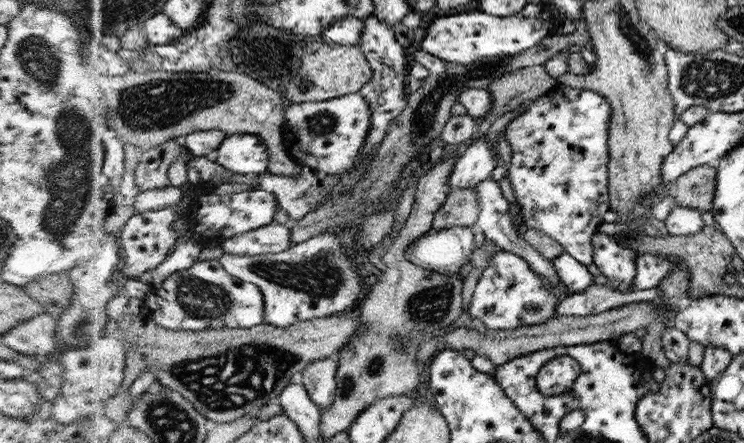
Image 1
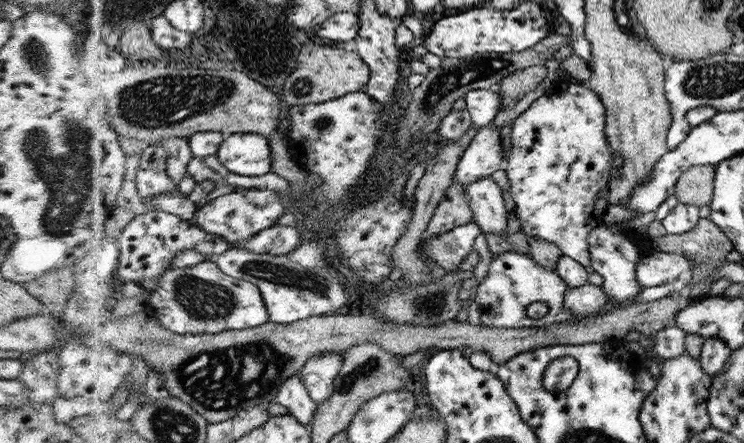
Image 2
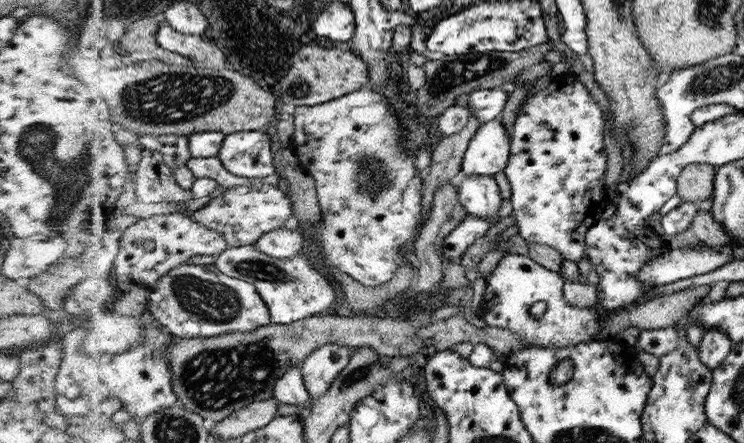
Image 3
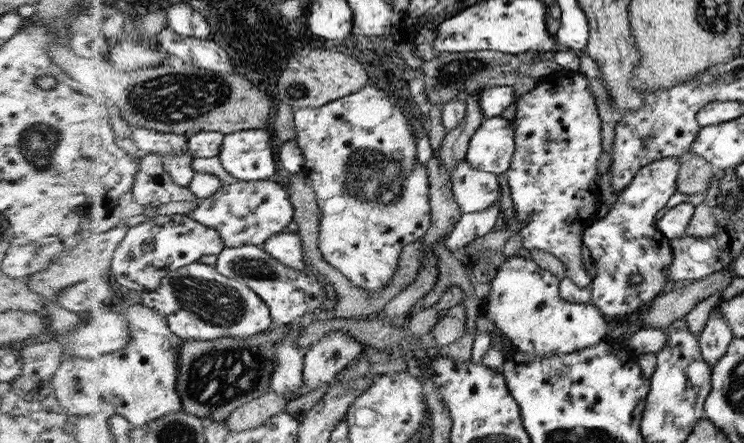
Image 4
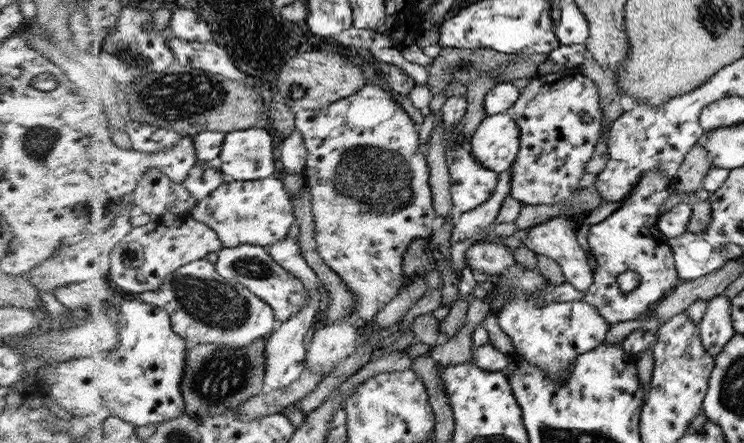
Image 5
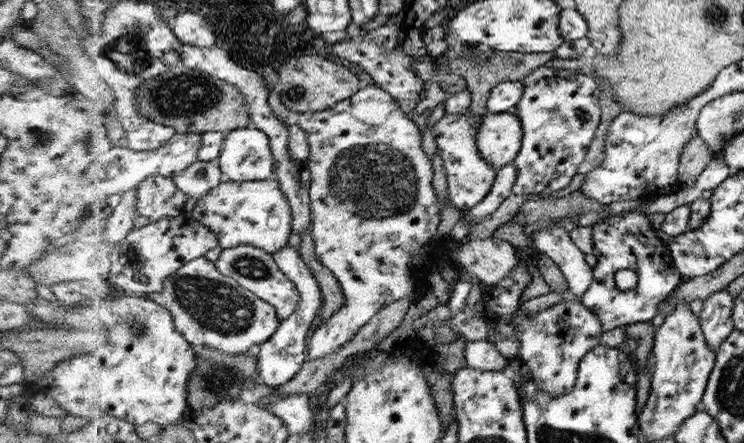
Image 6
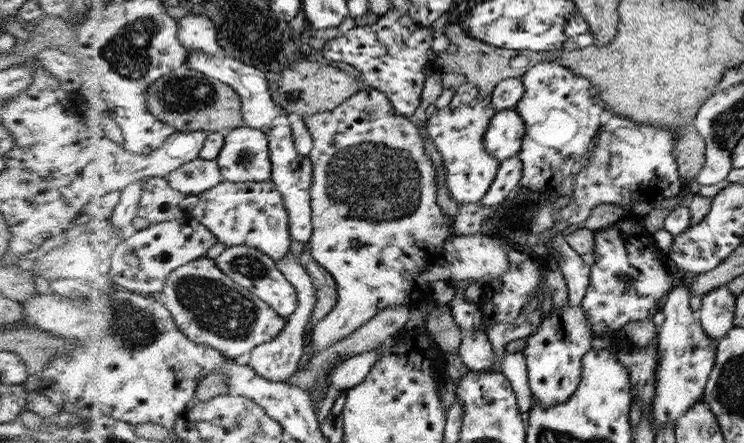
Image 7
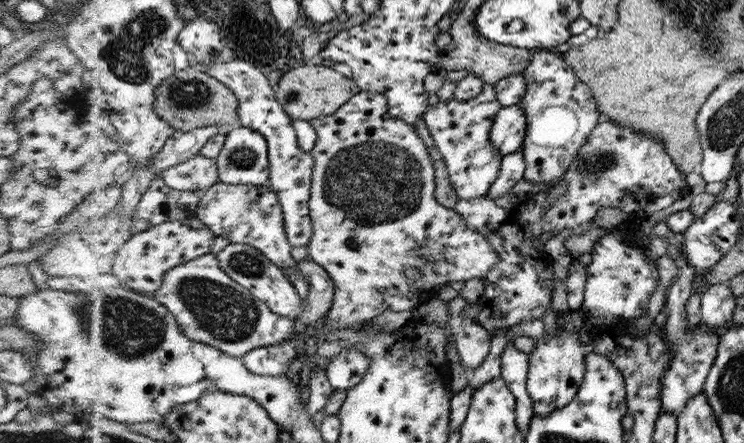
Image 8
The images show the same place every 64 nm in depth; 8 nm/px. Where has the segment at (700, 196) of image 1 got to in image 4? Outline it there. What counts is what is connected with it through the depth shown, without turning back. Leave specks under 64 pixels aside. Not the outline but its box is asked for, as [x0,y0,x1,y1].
[678,155,715,194]

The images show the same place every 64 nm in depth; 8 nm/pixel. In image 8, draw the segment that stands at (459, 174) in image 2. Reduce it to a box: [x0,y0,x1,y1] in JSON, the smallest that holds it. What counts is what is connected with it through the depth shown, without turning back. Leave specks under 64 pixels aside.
[491,104,527,156]

